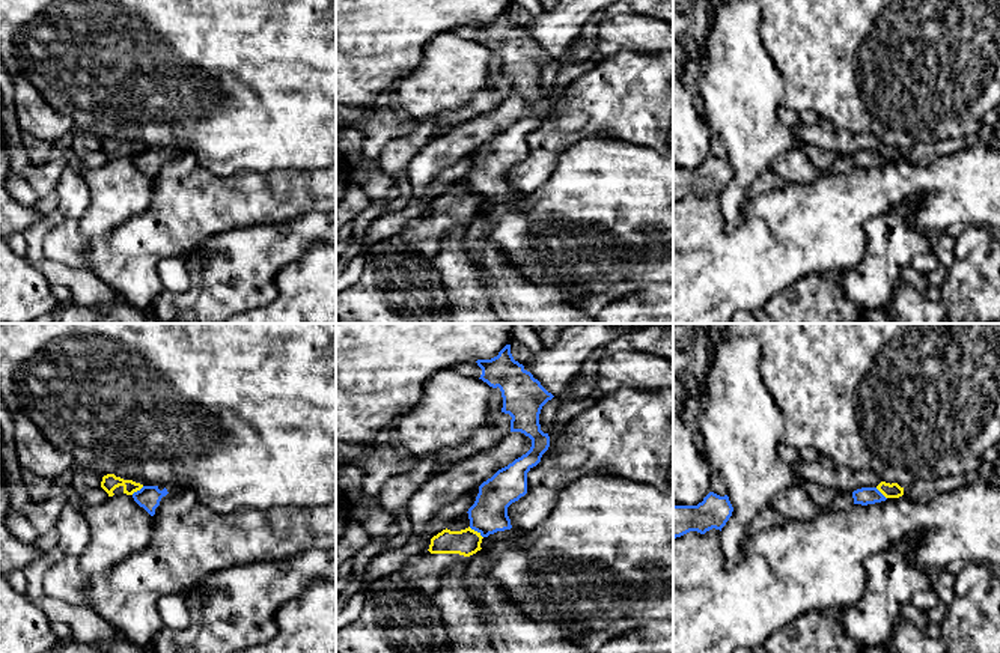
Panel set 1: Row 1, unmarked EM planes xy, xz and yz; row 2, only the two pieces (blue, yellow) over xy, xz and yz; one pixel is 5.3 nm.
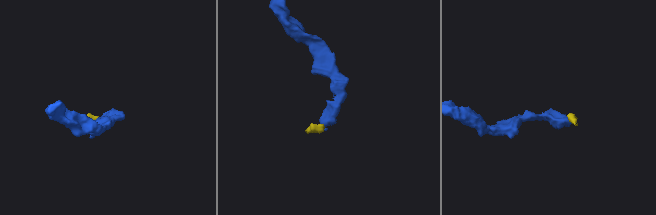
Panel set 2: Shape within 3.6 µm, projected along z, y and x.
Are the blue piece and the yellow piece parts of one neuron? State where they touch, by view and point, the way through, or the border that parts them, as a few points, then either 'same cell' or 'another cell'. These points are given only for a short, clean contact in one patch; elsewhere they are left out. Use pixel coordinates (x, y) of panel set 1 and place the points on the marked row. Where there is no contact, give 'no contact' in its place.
contact xz (476, 530); border xz (469, 527), (482, 537); another cell

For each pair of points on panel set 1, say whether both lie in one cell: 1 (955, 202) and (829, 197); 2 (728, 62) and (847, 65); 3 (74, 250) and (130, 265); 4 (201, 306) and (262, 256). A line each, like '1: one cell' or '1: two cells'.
1: one cell
2: two cells
3: two cells
4: one cell

